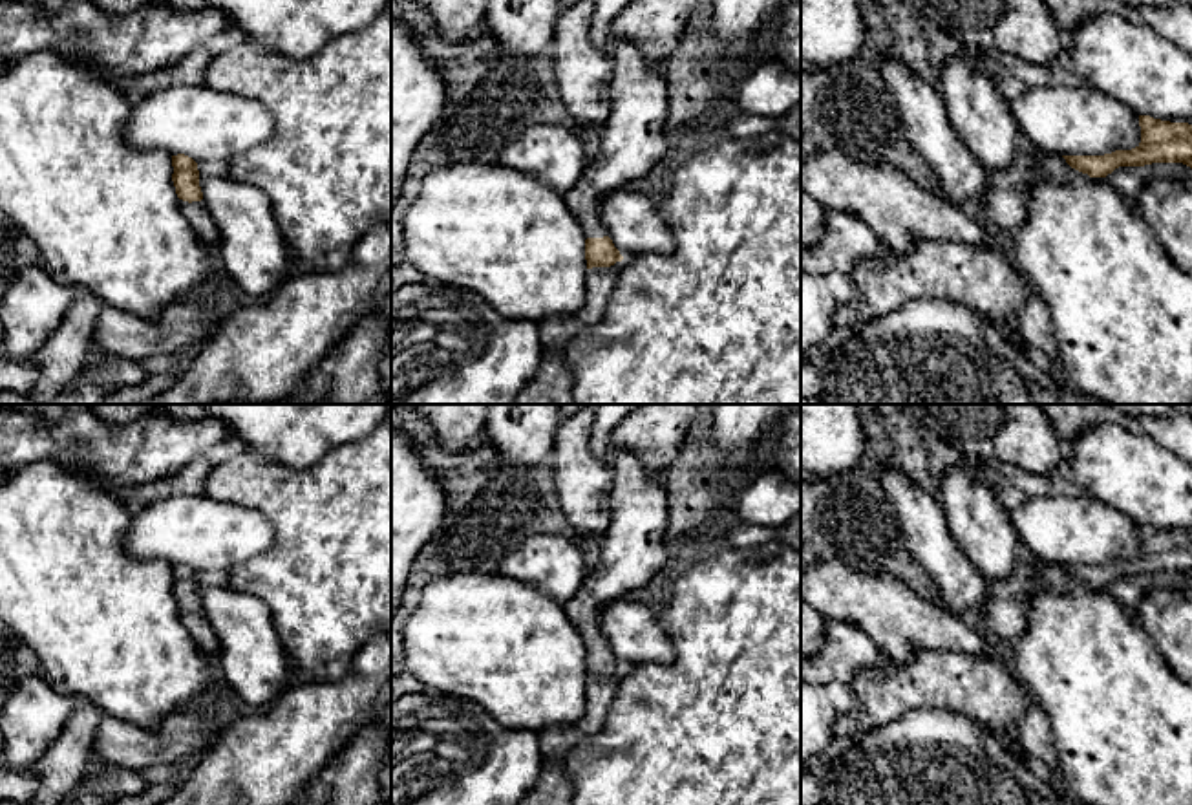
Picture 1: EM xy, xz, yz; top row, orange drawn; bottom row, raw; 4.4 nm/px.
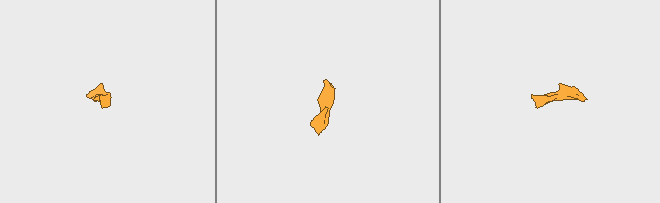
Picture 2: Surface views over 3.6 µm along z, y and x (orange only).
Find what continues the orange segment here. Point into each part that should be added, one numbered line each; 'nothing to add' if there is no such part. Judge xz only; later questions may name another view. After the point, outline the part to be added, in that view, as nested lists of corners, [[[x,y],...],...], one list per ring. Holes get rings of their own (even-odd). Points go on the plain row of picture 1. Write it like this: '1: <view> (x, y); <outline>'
1: xz (633, 551); [[[620,450],[601,556],[574,596],[563,602],[565,615],[585,648],[607,646],[601,631],[603,607],[645,587],[664,567],[665,527],[665,485],[633,452]]]

